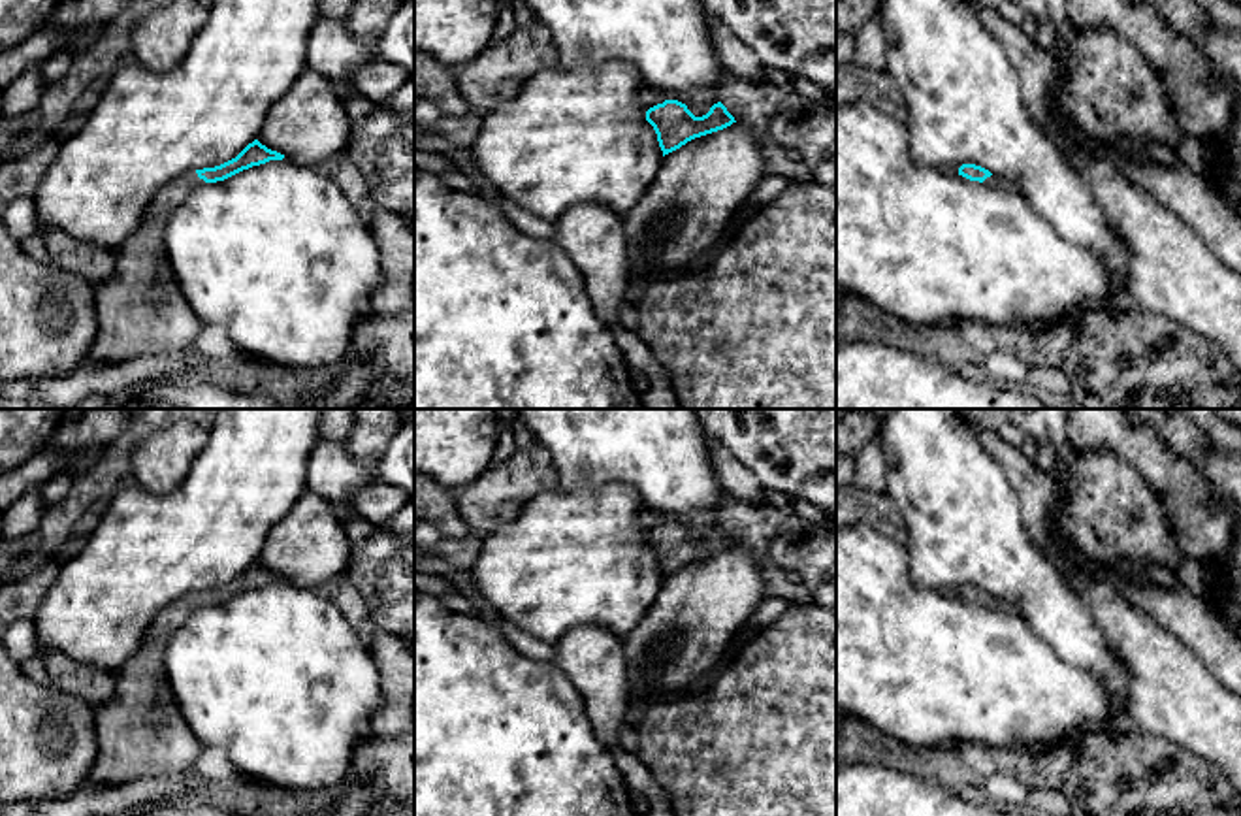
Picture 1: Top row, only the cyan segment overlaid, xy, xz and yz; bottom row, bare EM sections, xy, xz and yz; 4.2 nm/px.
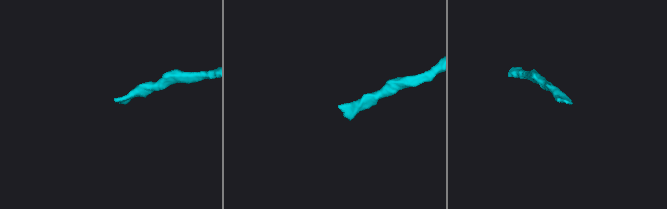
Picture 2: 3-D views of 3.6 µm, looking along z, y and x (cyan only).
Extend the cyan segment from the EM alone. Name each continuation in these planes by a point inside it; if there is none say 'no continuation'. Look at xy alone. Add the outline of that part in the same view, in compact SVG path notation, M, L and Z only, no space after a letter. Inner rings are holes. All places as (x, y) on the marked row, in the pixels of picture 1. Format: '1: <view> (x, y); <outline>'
1: xy (142, 311); M190 170L164 185L145 209L139 228L115 253L115 271L94 290L98 335L85 362L111 364L137 356L185 352L194 347L203 322L183 296L166 254L164 230L173 209L203 183L196 170Z

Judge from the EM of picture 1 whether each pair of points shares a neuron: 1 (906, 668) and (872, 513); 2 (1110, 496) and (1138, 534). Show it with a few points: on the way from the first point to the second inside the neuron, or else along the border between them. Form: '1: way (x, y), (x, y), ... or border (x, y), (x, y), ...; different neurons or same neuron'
1: border (855, 524), (870, 524), (904, 545); different neurons
2: way (1110, 505), (1128, 524); same neuron

